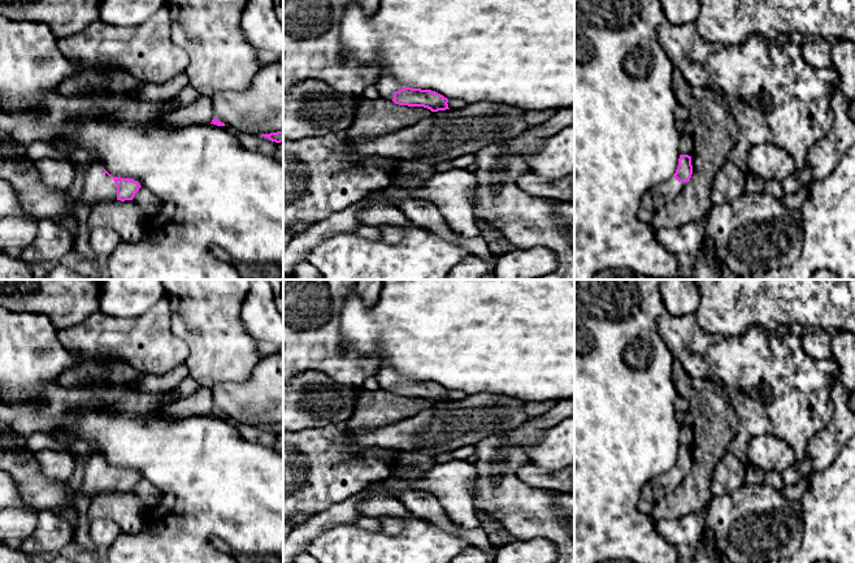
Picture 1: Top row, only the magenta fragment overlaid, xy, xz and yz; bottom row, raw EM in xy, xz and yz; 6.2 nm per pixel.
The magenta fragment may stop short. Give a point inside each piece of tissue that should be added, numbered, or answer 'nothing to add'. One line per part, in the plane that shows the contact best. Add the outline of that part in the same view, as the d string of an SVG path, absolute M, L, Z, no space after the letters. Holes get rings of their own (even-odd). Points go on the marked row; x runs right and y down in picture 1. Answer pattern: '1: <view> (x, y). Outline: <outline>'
1: xy (98, 187). Outline: M92 163L86 166L84 185L81 196L78 199L69 198L68 208L75 213L79 205L86 205L92 209L101 202L113 200L117 200L116 182L103 170L100 164Z

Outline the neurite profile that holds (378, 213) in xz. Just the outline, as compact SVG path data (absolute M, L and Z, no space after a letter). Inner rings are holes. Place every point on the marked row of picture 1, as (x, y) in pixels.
M374 202L357 216L359 225L399 225L404 229L416 228L399 209L383 202Z

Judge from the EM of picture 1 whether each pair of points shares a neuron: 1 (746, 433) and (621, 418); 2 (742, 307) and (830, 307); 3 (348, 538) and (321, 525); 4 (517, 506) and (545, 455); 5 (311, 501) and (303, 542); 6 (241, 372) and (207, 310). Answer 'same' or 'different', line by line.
1: different
2: same
3: different
4: different
5: different
6: same

